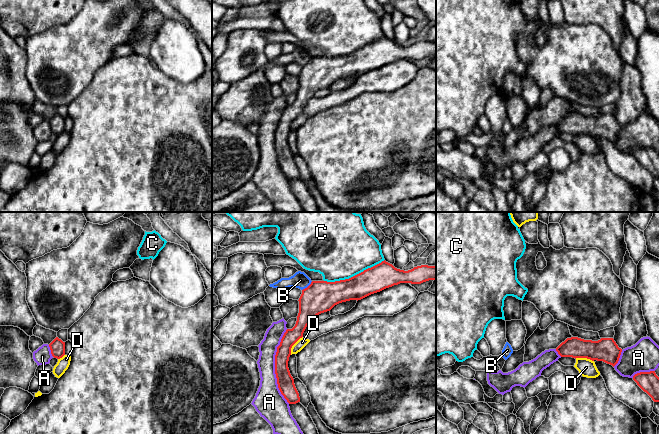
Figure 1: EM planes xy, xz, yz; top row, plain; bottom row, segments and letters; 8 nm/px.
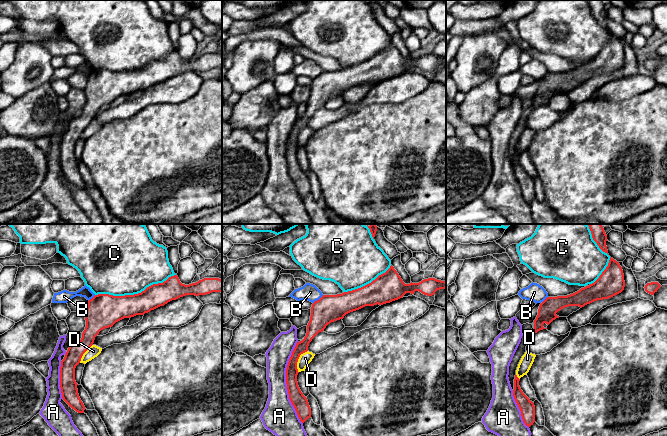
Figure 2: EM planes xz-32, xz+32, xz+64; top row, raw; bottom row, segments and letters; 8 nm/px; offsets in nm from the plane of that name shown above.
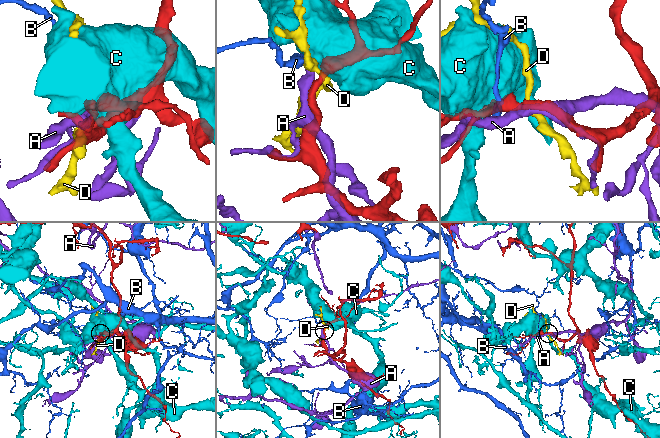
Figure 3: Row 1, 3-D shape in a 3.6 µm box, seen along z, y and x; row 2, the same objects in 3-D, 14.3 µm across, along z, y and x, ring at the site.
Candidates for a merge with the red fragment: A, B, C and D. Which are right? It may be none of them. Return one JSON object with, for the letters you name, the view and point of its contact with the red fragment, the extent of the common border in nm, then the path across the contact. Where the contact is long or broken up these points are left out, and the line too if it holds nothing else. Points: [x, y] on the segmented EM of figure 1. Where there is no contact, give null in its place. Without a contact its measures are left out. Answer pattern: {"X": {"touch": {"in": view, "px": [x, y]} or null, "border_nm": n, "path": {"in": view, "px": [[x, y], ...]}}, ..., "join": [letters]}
{"join": []}

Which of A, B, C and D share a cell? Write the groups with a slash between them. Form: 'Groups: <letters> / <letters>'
Groups: A / B / C / D

